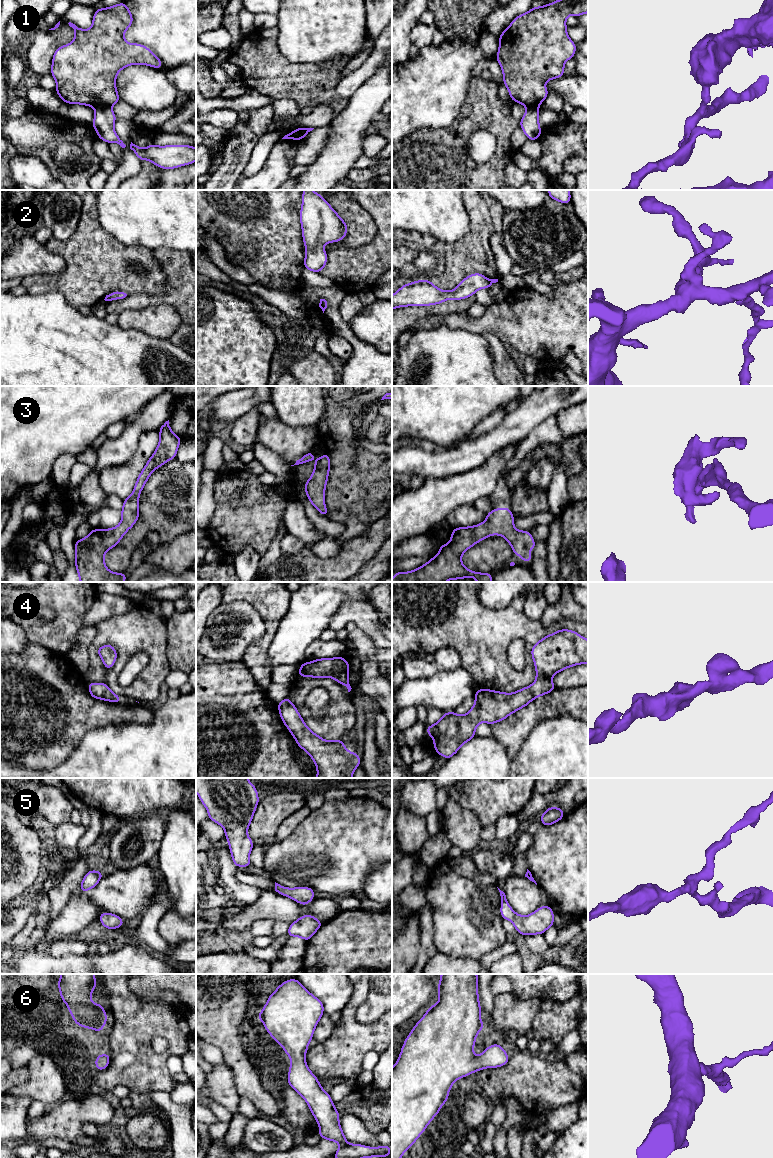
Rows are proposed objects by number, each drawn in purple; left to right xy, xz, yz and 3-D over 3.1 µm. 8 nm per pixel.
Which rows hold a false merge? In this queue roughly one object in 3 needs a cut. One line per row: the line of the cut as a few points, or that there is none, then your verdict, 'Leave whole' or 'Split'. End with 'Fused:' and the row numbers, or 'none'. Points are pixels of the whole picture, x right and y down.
1: Split along xz (306, 133), (301, 131), (295, 139). Split
2: No split. Leave whole
3: No split. Leave whole
4: No split. Leave whole
5: No split. Leave whole
6: No split. Leave whole
Fused: 1

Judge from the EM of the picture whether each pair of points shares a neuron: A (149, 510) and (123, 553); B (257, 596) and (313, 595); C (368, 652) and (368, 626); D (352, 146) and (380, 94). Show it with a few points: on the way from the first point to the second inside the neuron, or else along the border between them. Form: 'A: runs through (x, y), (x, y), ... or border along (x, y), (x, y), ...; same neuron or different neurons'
A: runs through (148, 521), (129, 542); same neuron
B: border along (291, 593), (289, 608), (283, 617); different neurons
C: border along (356, 627), (359, 627), (376, 646); different neurons
D: runs through (352, 133), (352, 122), (367, 107); same neuron

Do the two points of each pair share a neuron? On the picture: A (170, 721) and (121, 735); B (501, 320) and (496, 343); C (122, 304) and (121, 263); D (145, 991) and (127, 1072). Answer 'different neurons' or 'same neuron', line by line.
A: same neuron
B: different neurons
C: different neurons
D: different neurons

